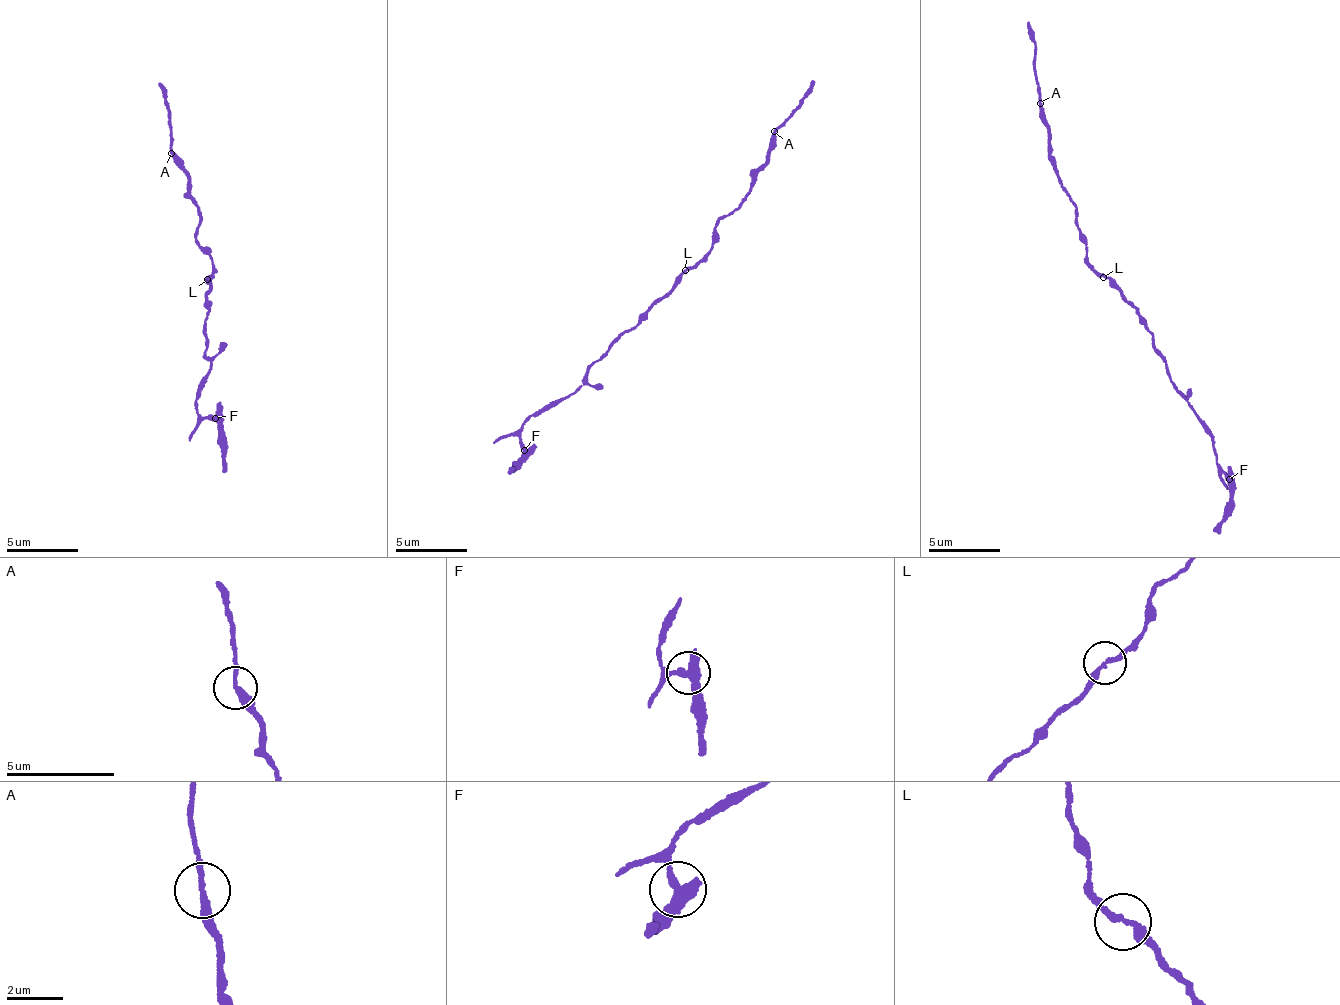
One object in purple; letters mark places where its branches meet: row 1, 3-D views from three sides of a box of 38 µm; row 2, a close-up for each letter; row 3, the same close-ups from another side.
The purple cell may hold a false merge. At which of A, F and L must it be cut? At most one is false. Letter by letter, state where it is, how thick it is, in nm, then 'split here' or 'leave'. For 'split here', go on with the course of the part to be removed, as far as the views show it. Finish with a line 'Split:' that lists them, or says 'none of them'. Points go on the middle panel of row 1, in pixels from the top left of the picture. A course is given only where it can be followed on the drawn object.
A: (774, 131) | 240 nm | leave
F: (524, 450) | 360 nm | split here | (525, 450), (510, 469)
L: (685, 270) | 240 nm | leave
Split: F

